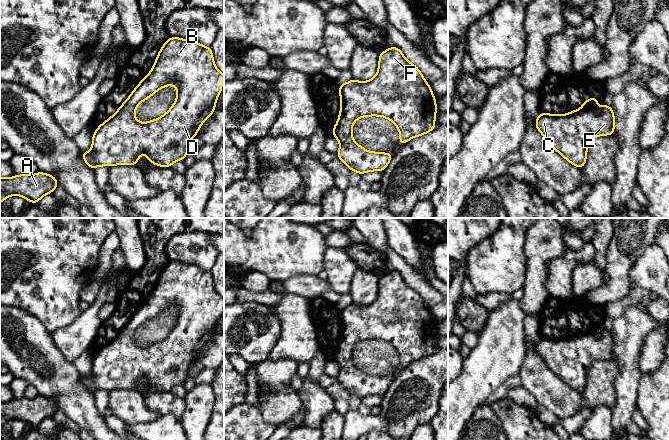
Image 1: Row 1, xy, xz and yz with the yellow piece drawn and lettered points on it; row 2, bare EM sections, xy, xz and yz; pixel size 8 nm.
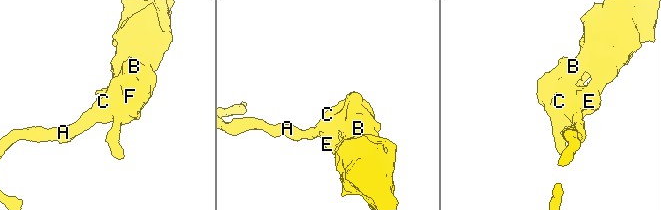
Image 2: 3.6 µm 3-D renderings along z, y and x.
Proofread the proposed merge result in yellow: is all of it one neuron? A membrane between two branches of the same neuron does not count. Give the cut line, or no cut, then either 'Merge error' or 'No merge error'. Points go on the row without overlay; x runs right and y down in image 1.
No split. No merge error

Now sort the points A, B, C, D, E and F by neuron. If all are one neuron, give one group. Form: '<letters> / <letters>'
A B C D E F

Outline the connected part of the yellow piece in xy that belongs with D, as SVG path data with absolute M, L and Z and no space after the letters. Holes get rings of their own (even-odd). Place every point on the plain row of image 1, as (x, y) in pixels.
M170 261L157 278L157 283L150 297L136 310L117 336L104 347L98 349L97 354L93 357L91 374L87 377L82 375L83 384L91 393L98 390L136 389L139 385L139 379L145 377L149 386L160 391L171 391L174 386L183 384L188 379L191 363L197 360L203 346L216 335L216 325L222 316L223 303L224 299L216 292L214 287L211 271L203 270L193 264ZM168 309L174 309L177 312L176 325L169 335L158 343L146 347L137 345L135 342L136 331L159 313Z

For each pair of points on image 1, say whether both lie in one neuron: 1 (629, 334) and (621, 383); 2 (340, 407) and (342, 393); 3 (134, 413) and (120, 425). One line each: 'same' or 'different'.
1: same
2: same
3: different

